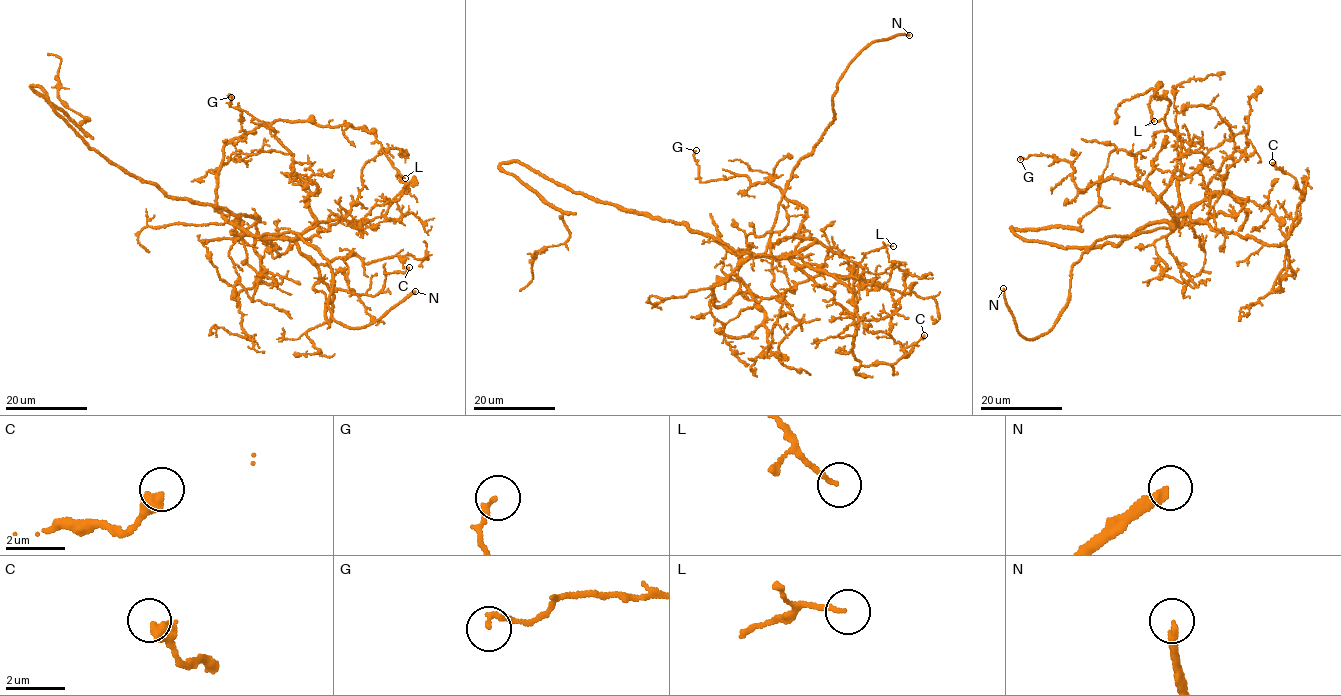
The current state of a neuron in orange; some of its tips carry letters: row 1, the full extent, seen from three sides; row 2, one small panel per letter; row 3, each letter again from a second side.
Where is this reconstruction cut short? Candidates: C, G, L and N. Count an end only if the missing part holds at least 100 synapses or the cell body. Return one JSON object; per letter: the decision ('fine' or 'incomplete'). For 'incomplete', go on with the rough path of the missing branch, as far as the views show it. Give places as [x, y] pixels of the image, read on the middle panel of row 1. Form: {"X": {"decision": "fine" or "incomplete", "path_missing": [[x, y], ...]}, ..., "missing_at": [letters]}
{"C": {"decision": "fine"}, "G": {"decision": "fine"}, "L": {"decision": "fine"}, "N": {"decision": "incomplete", "path_missing": [[909, 35], [918, 38], [930, 35], [951, 22]]}, "missing_at": ["N"]}

